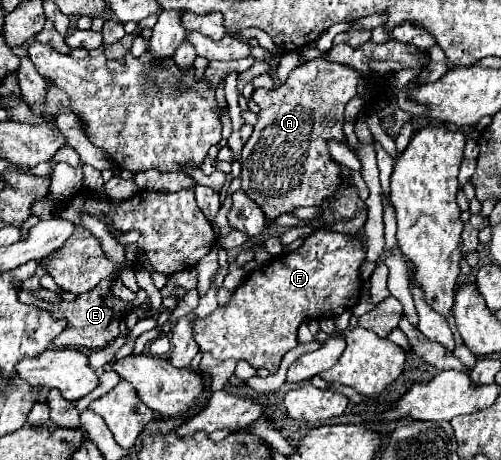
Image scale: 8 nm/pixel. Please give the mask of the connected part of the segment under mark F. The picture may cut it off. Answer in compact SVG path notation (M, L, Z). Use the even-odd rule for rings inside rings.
M329 230L313 232L299 250L249 274L227 306L217 308L203 320L195 320L193 332L201 352L209 352L215 360L245 360L255 370L267 368L275 374L281 358L297 346L297 328L303 320L333 318L359 302L359 266L363 260L361 236Z

